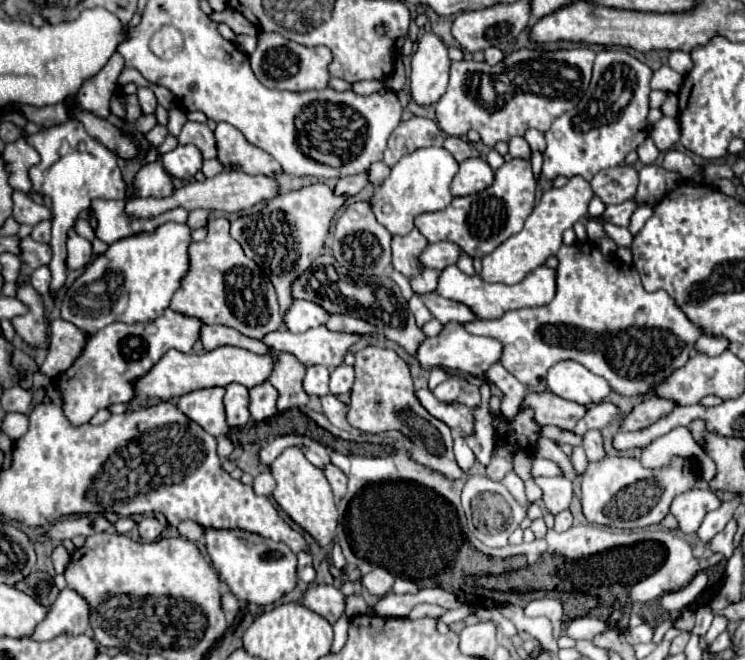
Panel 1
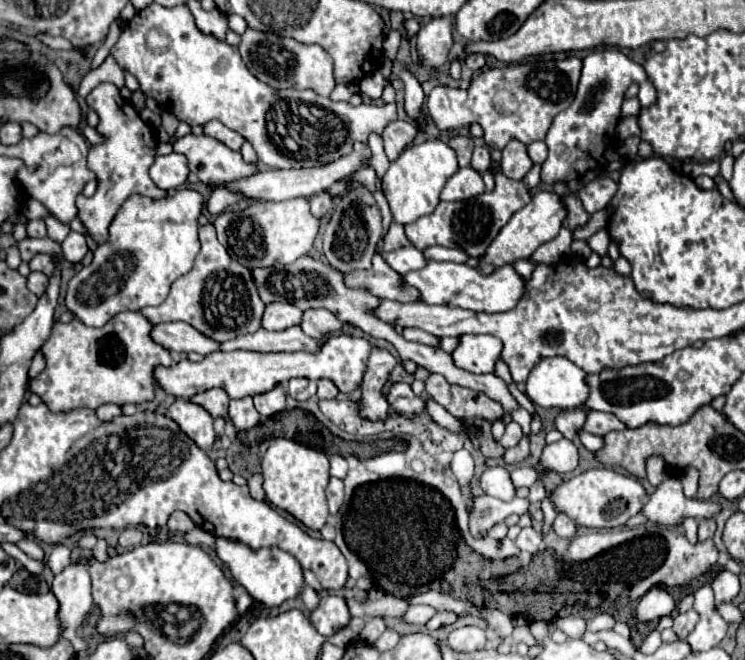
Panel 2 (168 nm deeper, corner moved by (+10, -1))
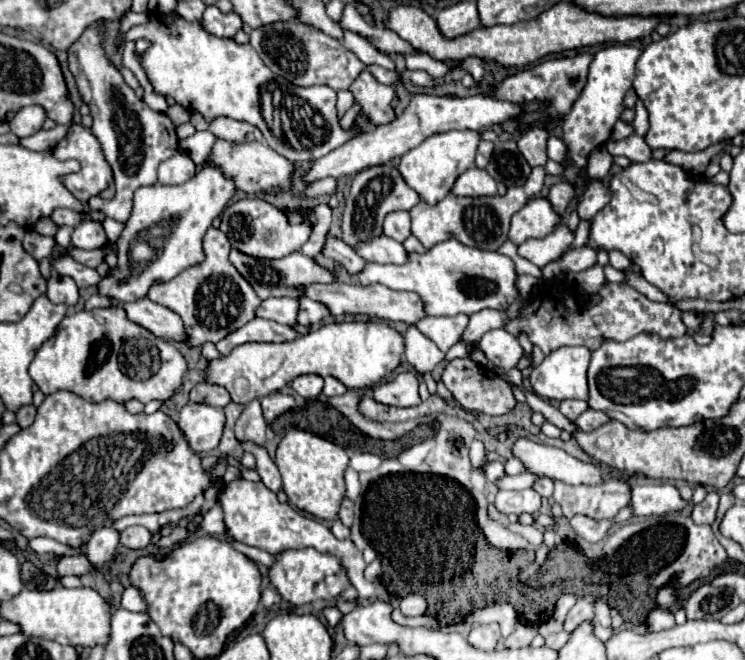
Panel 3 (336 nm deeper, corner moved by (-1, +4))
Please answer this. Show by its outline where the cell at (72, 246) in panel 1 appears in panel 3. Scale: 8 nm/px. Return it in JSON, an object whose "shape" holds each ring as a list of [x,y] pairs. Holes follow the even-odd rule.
{"shape":[[[84,220],[74,228],[72,246],[82,248],[82,250],[94,250],[94,248],[102,248],[106,244],[108,244],[108,238],[102,228],[102,222]]]}

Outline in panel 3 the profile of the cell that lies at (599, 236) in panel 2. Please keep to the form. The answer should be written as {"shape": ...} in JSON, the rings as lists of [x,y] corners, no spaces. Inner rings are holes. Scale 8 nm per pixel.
{"shape":[[[610,252],[610,264],[620,272],[630,272],[630,260],[620,252]]]}

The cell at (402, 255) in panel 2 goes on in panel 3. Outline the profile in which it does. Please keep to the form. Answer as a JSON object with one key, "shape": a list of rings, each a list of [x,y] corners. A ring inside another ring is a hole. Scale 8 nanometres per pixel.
{"shape":[[[384,234],[376,236],[376,240],[356,244],[354,252],[366,262],[378,262],[378,264],[404,264],[406,262],[404,246]]]}

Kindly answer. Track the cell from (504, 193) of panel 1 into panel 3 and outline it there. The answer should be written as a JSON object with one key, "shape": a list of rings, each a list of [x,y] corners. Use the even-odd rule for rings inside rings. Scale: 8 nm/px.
{"shape":[[[536,166],[526,180],[524,186],[508,188],[506,196],[484,196],[484,198],[460,198],[454,194],[448,194],[438,204],[416,204],[412,214],[412,234],[424,244],[424,248],[430,248],[442,240],[448,240],[450,236],[458,238],[462,244],[480,248],[480,250],[498,250],[508,240],[508,226],[510,218],[528,202],[530,196],[536,196],[544,186],[544,168]]]}

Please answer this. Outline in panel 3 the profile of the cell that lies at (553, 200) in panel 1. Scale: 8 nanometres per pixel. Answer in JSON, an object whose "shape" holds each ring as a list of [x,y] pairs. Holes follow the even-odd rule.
{"shape":[[[534,198],[520,212],[512,216],[508,238],[518,246],[530,238],[548,236],[550,232],[556,230],[558,224],[560,216],[552,210],[550,202],[546,198]]]}

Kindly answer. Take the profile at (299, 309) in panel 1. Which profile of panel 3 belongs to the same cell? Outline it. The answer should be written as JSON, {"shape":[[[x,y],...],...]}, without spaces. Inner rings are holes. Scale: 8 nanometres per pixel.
{"shape":[[[268,298],[260,304],[260,308],[256,308],[258,318],[274,320],[278,324],[288,326],[296,322],[296,314],[298,314],[298,300],[292,298]]]}

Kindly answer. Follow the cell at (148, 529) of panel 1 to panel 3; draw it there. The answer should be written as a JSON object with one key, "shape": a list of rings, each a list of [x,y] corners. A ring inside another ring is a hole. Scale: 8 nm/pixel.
{"shape":[[[130,526],[120,532],[120,544],[124,548],[146,548],[152,540],[152,534],[144,526]]]}

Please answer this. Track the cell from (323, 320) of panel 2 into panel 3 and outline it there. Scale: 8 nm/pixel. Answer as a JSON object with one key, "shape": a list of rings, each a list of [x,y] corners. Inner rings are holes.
{"shape":[[[300,298],[300,312],[296,322],[302,326],[318,326],[324,316],[328,316],[328,308],[324,308],[320,302],[314,302],[310,298]]]}

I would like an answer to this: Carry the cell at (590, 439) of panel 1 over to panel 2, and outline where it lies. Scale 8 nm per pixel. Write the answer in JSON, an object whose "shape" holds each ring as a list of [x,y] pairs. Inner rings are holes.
{"shape":[[[573,409],[573,411],[563,411],[557,419],[555,419],[555,427],[563,433],[565,439],[573,441],[577,437],[577,433],[581,431],[585,423],[585,413],[581,409]]]}

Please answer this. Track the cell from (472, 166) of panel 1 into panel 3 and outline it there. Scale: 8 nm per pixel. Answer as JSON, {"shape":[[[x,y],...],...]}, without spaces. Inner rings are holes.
{"shape":[[[468,168],[456,180],[452,192],[456,196],[494,196],[496,194],[496,182],[492,176],[488,176],[486,170]]]}

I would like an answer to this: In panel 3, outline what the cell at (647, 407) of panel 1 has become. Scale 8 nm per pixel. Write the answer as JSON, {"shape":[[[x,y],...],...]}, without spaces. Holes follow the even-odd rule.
{"shape":[[[586,410],[584,414],[580,414],[580,416],[574,420],[574,424],[576,424],[576,428],[578,428],[578,430],[582,430],[582,432],[592,432],[594,428],[598,428],[598,426],[606,424],[608,420],[610,420],[610,418],[608,418],[604,412]]]}

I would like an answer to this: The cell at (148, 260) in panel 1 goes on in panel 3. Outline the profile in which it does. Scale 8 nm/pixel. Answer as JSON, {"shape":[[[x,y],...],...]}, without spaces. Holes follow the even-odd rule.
{"shape":[[[204,162],[192,180],[176,186],[144,186],[134,194],[134,210],[118,238],[118,270],[112,270],[98,284],[98,292],[112,296],[116,302],[134,302],[144,298],[154,282],[168,282],[184,268],[204,260],[202,238],[212,220],[220,216],[230,198],[236,194],[234,180],[226,178],[220,168]]]}

